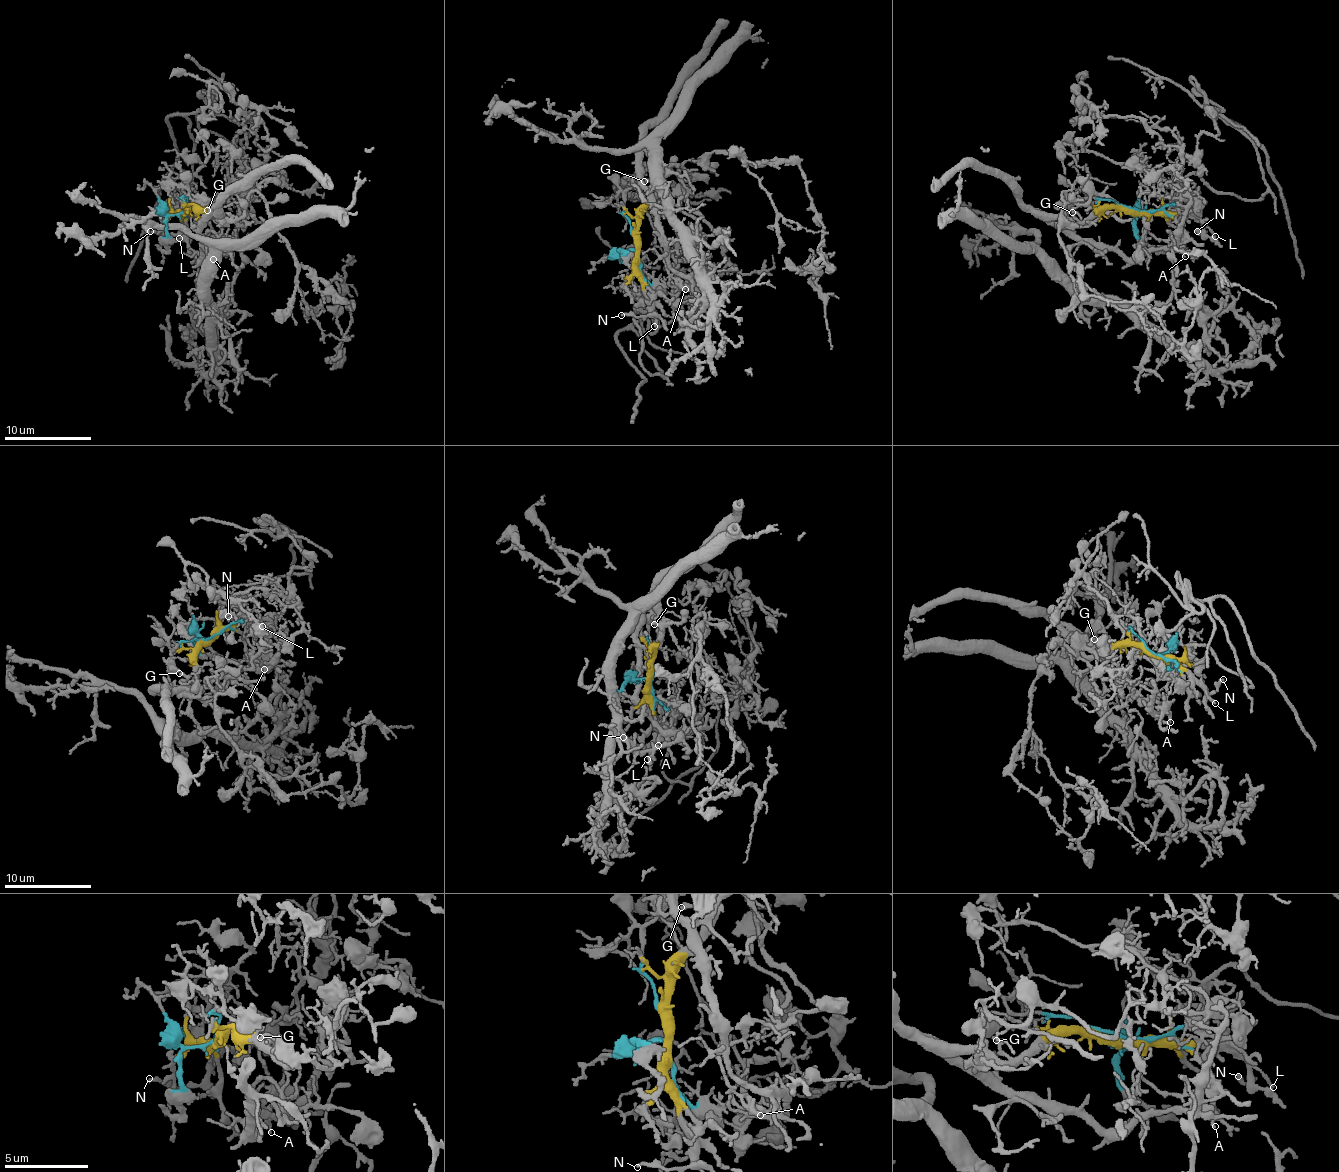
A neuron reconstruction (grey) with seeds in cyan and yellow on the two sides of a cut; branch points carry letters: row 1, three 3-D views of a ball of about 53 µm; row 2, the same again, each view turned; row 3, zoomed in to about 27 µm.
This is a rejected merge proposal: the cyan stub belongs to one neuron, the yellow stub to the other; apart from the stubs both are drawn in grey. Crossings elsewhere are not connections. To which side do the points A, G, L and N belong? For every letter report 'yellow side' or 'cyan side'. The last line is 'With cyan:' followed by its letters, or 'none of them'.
A: cyan side
G: yellow side
L: yellow side
N: yellow side
With cyan: A

